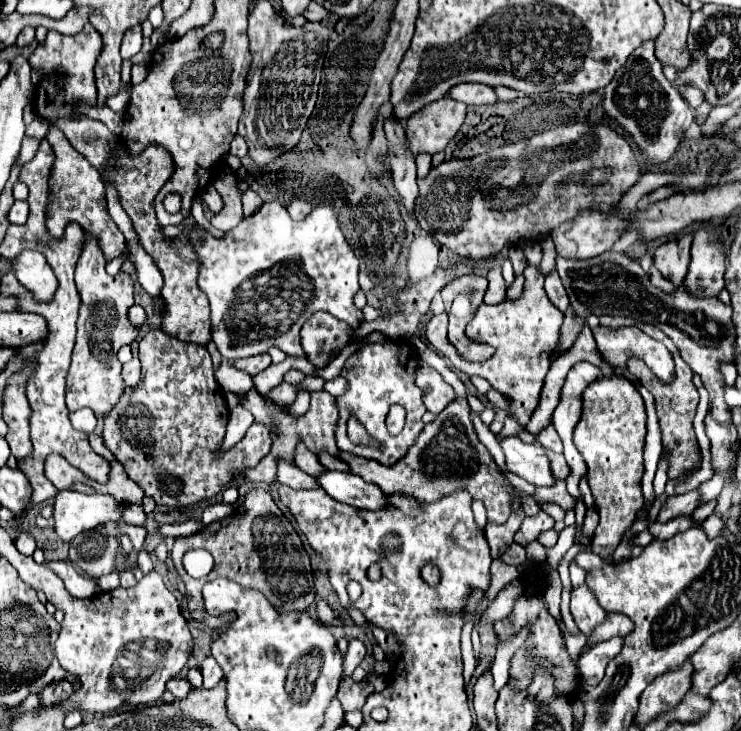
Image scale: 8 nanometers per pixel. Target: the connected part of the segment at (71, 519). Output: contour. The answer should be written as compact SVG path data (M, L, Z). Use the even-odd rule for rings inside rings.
M61 490L55 496L53 520L55 532L63 542L71 542L79 532L121 520L123 504L107 494L81 494Z

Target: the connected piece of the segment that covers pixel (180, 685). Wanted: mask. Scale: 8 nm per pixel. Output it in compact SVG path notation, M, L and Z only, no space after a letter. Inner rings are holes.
M175 676L167 682L167 690L171 690L175 698L185 698L193 690L193 686L183 676Z

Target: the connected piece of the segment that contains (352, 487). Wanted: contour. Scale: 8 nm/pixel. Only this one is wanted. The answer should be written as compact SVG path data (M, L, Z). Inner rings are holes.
M327 470L317 480L329 496L333 496L339 502L351 504L355 508L383 510L389 506L387 494L381 488L377 488L375 484L365 482L361 476Z

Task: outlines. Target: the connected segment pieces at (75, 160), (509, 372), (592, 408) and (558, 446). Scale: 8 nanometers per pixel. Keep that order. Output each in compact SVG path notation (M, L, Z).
M55 126L49 128L47 138L51 140L53 148L55 148L55 164L53 164L53 176L51 176L51 202L47 208L47 228L51 232L51 236L59 238L63 236L63 228L69 222L79 222L83 228L95 232L95 236L99 236L99 246L103 248L103 254L107 256L107 260L119 256L125 248L125 238L119 232L119 228L115 226L115 222L109 218L107 212L107 204L105 204L105 188L103 188L103 180L99 176L99 172L95 172L95 168L91 168L91 164L69 144L69 140L63 136L61 130L57 130Z
M527 264L529 268L529 280L525 280L523 294L517 300L503 300L497 306L481 304L475 312L475 318L467 324L467 338L473 342L489 344L495 348L495 354L489 360L473 362L465 360L457 348L447 338L447 314L433 314L425 322L425 338L427 342L439 352L445 354L455 370L465 374L479 374L481 378L489 380L489 384L511 398L511 414L517 416L519 422L527 422L533 414L539 394L543 388L543 378L549 370L549 354L553 352L557 340L559 340L559 328L563 324L563 312L551 304L544 288L544 276L539 272L539 266Z
M623 374L603 376L585 388L581 420L575 426L573 442L587 464L587 472L591 474L587 482L595 498L595 510L599 512L599 524L591 538L593 552L601 556L611 556L613 548L621 542L623 532L635 520L637 510L643 506L641 478L645 406L637 388Z
M550 424L546 429L542 430L538 435L538 440L542 446L553 450L553 452L562 453L563 444L553 424Z

